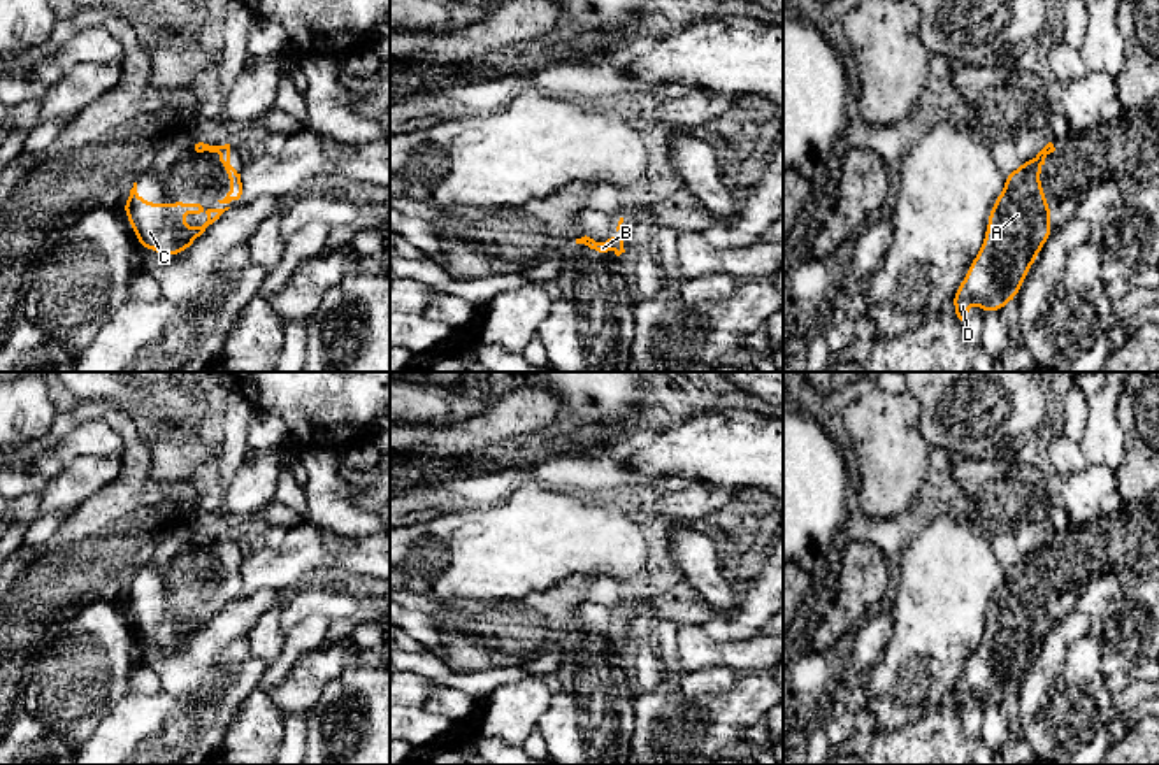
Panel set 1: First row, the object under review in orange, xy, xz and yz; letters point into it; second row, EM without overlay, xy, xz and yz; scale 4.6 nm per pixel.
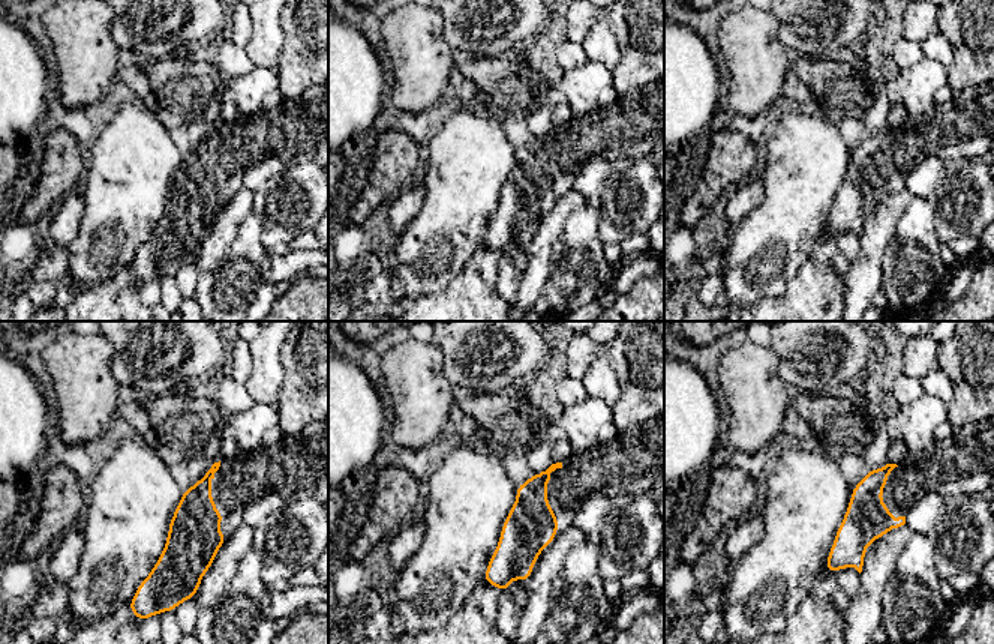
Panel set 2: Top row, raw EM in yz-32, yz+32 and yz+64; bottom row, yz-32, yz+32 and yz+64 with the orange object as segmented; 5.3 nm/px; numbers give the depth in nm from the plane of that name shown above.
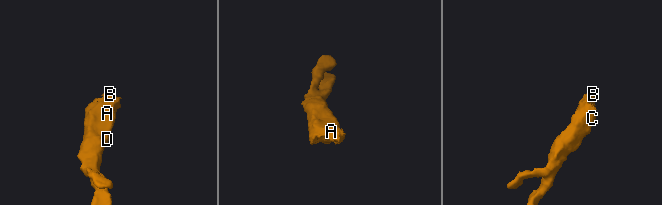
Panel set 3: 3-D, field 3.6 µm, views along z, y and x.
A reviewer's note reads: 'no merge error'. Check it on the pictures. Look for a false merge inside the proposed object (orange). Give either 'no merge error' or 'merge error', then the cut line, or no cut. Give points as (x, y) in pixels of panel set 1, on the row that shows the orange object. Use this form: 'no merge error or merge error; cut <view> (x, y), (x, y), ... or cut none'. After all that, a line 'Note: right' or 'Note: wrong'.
no merge error; cut none
Note: right

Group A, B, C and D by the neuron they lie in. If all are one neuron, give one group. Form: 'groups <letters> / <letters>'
groups A B C D

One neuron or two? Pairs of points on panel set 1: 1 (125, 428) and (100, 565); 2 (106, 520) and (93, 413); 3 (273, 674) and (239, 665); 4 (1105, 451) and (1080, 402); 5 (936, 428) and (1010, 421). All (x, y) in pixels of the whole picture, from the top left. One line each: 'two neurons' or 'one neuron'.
1: one neuron
2: one neuron
3: two neurons
4: two neurons
5: one neuron

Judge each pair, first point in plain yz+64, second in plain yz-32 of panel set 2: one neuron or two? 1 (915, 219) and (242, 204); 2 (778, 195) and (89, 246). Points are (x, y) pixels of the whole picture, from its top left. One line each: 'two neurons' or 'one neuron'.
1: two neurons
2: one neuron

